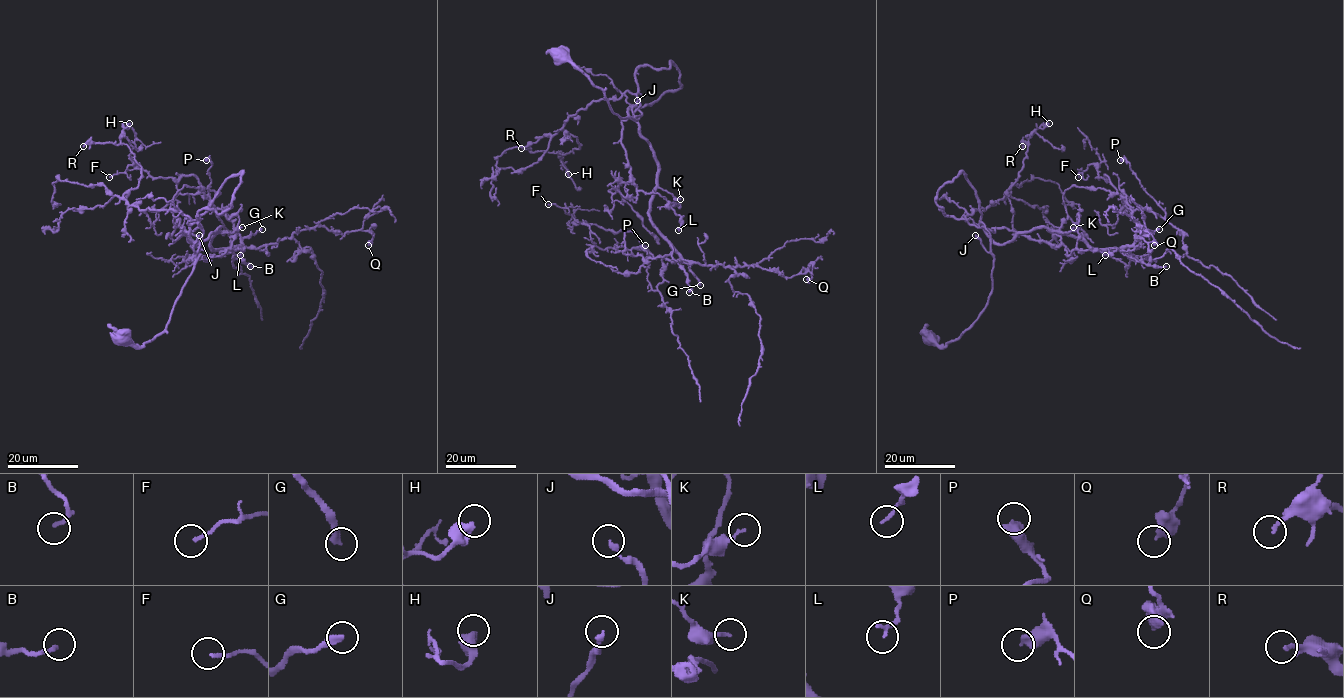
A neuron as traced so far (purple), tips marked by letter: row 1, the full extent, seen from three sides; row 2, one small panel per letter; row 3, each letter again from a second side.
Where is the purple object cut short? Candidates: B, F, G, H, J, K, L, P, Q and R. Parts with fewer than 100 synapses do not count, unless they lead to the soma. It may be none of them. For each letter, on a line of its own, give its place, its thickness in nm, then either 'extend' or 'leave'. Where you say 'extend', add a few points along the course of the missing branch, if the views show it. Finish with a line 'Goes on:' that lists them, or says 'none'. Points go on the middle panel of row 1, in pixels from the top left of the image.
B: at (689, 292); 190 nm thick; leave
F: at (548, 204); 150 nm thick; leave
G: at (700, 285); 320 nm thick; extend; missing branch runs (700, 285), (720, 275), (768, 268), (807, 231), (837, 215), (873, 213), (873, 219)
H: at (568, 174); 480 nm thick; leave
J: at (637, 100); 220 nm thick; leave
K: at (680, 199); 170 nm thick; leave
L: at (678, 230); 130 nm thick; leave
P: at (645, 245); 500 nm thick; leave
Q: at (806, 279); 480 nm thick; leave
R: at (521, 148); 170 nm thick; leave
Goes on: G

